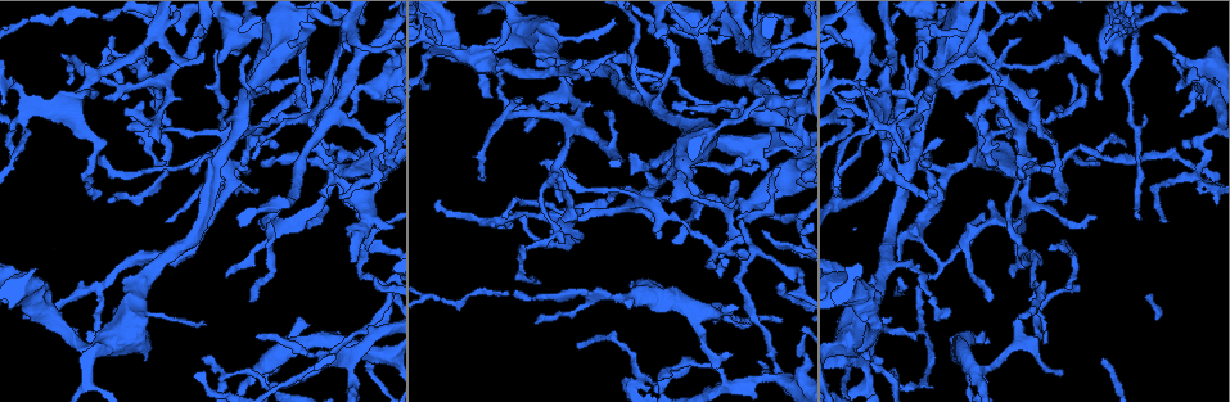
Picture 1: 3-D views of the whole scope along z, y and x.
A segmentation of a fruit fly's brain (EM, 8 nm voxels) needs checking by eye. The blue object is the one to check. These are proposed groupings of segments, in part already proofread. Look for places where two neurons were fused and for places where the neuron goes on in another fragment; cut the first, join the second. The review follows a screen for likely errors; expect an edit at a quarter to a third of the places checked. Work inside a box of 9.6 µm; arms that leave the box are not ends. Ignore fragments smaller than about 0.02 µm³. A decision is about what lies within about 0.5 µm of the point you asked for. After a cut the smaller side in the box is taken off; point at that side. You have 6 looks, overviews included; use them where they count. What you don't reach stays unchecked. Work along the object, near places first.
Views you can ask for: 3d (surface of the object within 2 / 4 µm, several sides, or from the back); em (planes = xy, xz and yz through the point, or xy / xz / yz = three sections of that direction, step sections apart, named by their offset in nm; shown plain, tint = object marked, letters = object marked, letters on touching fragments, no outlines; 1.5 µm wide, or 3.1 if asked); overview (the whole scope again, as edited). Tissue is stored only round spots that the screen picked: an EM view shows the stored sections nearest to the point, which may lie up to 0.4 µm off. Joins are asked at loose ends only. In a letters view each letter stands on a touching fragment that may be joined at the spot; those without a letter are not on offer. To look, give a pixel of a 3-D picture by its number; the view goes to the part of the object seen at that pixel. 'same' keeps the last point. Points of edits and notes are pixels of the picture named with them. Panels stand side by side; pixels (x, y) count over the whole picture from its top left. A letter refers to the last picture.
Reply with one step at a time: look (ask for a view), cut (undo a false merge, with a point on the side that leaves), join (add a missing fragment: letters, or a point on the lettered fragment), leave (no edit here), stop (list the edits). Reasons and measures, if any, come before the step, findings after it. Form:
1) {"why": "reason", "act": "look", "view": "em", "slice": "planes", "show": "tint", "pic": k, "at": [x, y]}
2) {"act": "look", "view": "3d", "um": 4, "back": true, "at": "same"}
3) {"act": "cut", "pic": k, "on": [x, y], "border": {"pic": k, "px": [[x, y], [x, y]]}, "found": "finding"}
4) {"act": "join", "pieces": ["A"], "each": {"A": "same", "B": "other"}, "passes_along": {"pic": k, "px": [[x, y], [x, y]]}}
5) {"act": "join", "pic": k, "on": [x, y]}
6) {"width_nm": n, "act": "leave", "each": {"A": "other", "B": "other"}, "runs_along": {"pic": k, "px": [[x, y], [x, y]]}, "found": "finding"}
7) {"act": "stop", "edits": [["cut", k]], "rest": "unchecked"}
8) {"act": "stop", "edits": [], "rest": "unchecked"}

{"why": "sudden change in width", "act": "look", "view": "em", "slice": "planes", "show": "plain", "pic": 1, "at": [517, 36]}

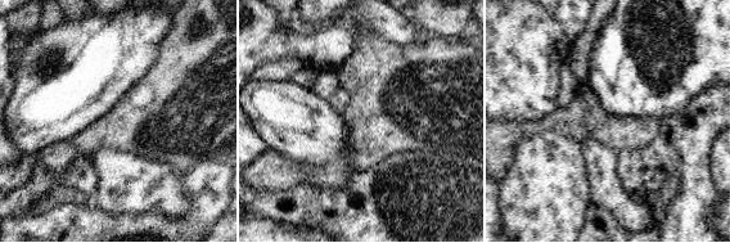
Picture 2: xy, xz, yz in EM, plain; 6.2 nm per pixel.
{"act": "look", "view": "em", "slice": "planes", "show": "tint", "at": "same"}

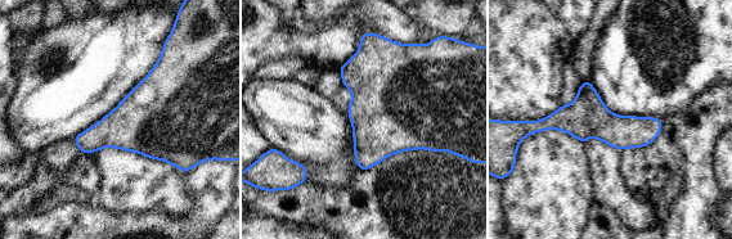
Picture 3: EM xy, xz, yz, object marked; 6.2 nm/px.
{"why": "see the neighbours", "act": "look", "view": "em", "slice": "planes", "show": "letters", "at": "same"}

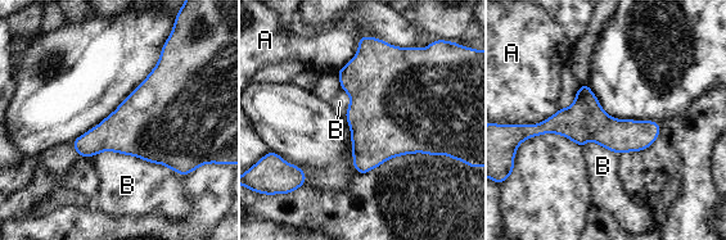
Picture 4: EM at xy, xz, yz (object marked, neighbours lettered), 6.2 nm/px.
{"width_nm": 550, "act": "leave", "each": {"A": "other", "B": "other"}, "runs_along": {"pic": 4, "px": [[540, 126], [657, 130]]}, "found": "continuous, no second neuron"}

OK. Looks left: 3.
{"why": "free end", "act": "look", "view": "3d", "um": 2, "pic": 1, "at": [256, 92]}

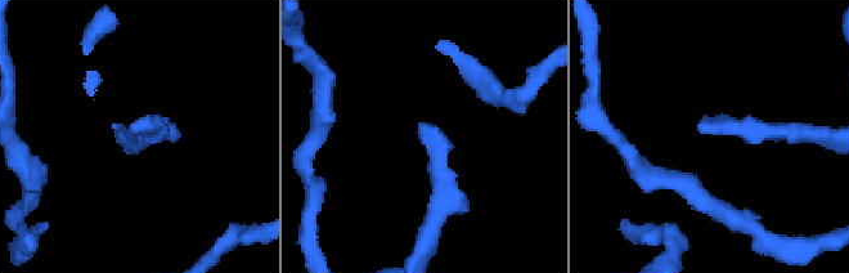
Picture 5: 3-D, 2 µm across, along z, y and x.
{"act": "look", "view": "em", "slice": "xz", "step": 8, "show": "tint", "pic": 5, "at": [418, 126]}

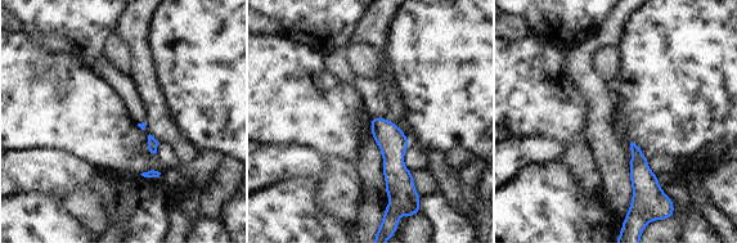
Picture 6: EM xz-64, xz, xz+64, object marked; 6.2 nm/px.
{"why": "another direction", "act": "look", "view": "em", "slice": "planes", "show": "letters", "at": "same"}

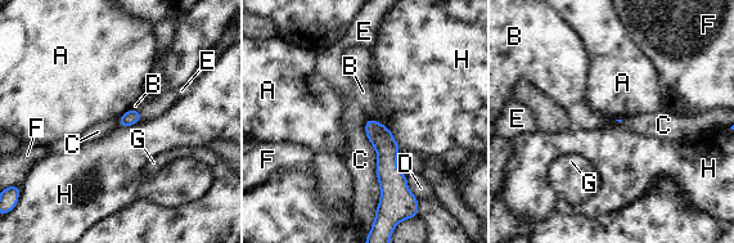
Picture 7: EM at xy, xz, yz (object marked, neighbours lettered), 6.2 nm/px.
{"act": "leave", "each": {"A": "other", "B": "other", "C": "other", "D": "other", "E": "other", "F": "other", "G": "other", "H": "other"}, "border": {"pic": 7, "px": [[365, 118], [377, 156], [375, 211]]}, "found": "no lettered fragment goes on from it"}

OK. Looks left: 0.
{"act": "stop", "edits": [], "rest": "unchecked"}

